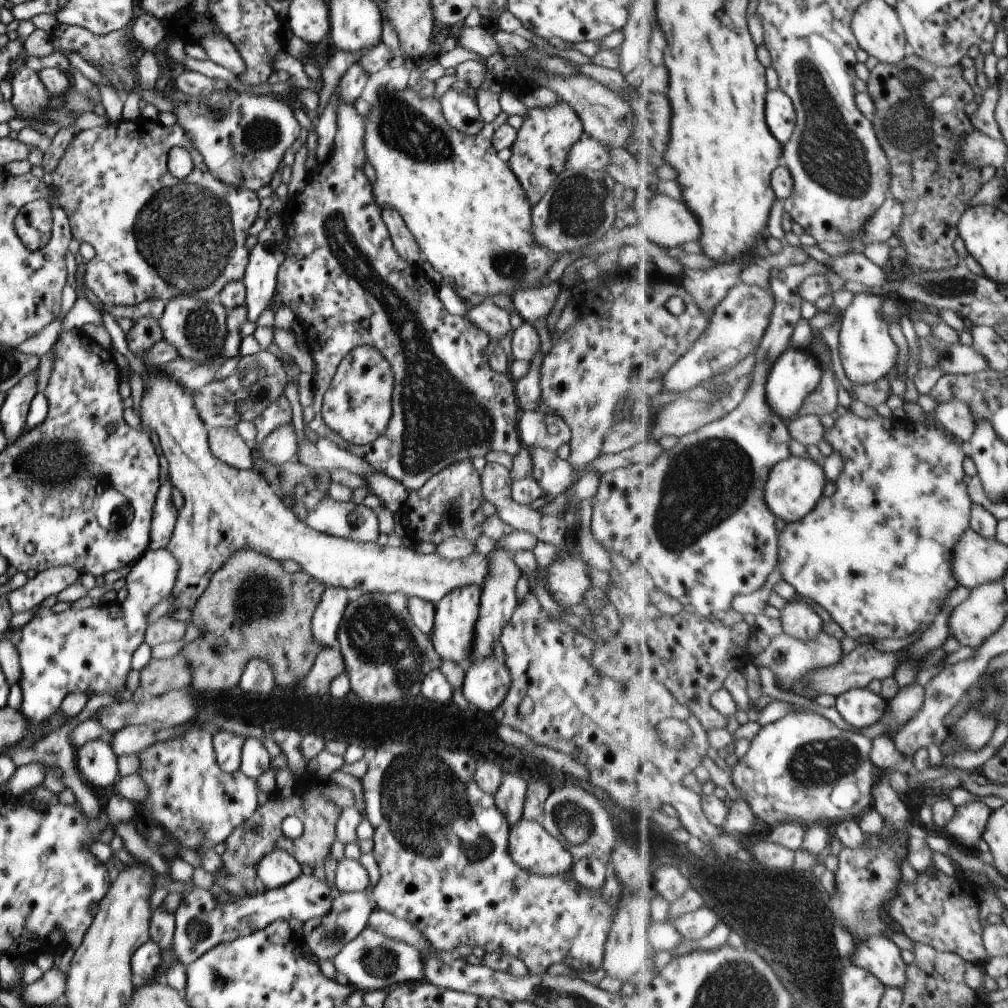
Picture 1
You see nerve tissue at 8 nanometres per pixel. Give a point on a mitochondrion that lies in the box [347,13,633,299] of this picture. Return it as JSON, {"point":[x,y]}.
{"point":[410,133]}

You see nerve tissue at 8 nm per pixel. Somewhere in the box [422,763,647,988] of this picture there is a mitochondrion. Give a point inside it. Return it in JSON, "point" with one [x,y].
{"point":[572,823]}

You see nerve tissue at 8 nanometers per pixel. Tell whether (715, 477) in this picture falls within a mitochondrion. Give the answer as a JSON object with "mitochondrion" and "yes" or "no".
{"mitochondrion":"yes"}

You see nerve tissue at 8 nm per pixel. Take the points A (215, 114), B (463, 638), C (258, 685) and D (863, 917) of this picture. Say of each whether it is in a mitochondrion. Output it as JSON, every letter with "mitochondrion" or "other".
{"A":"mitochondrion","B":"other","C":"other","D":"mitochondrion"}

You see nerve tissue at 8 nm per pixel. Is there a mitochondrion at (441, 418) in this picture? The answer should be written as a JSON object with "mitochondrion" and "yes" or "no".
{"mitochondrion":"yes"}

